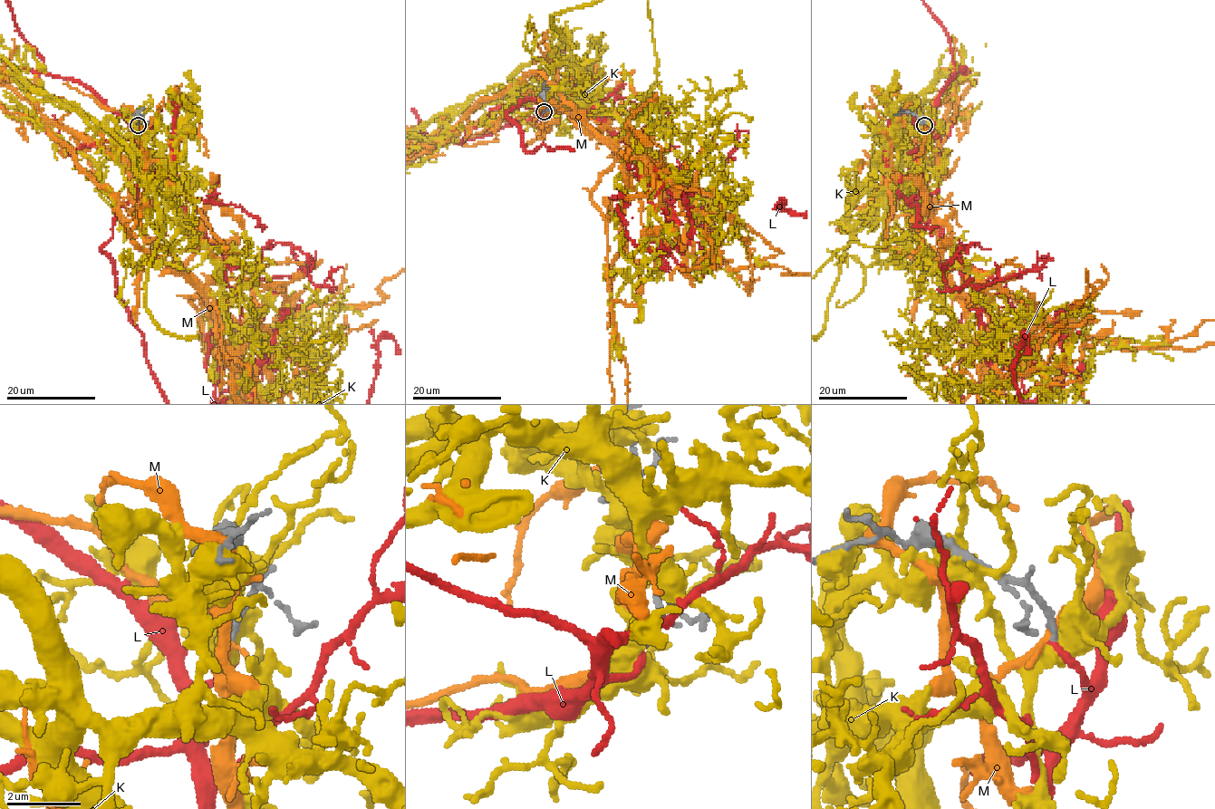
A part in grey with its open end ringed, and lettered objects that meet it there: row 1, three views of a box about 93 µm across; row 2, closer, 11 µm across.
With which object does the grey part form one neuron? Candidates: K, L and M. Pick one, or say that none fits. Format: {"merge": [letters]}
{"merge": ["L"]}

